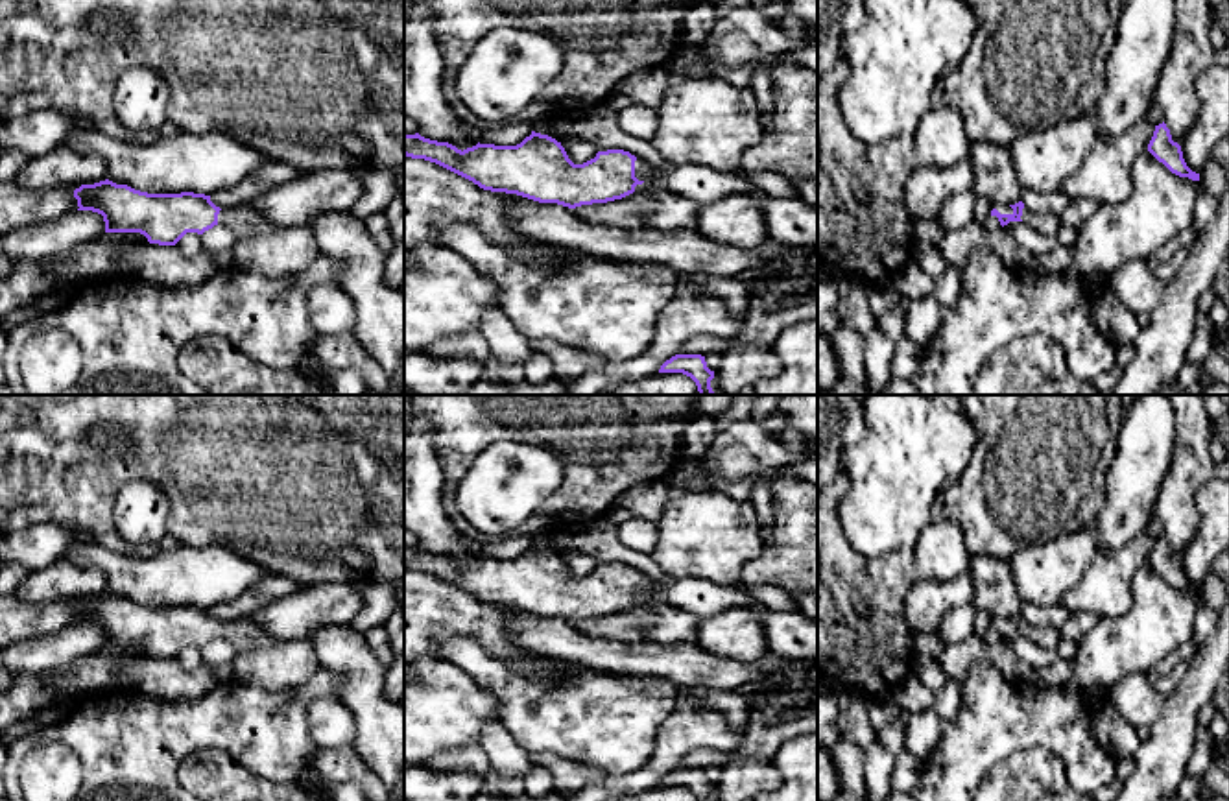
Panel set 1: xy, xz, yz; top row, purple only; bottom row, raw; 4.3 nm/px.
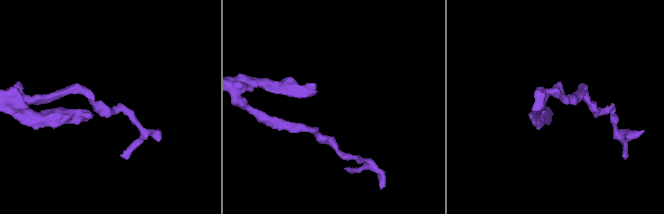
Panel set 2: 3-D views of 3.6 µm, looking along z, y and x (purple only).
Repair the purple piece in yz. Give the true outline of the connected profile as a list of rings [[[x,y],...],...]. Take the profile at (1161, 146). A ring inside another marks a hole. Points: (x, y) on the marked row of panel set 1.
[[[1166,124],[1155,126],[1153,137],[1148,144],[1148,151],[1163,162],[1172,173],[1179,177],[1188,177],[1192,181],[1199,181],[1199,173],[1192,172],[1185,159],[1181,146],[1172,140],[1170,129]]]

